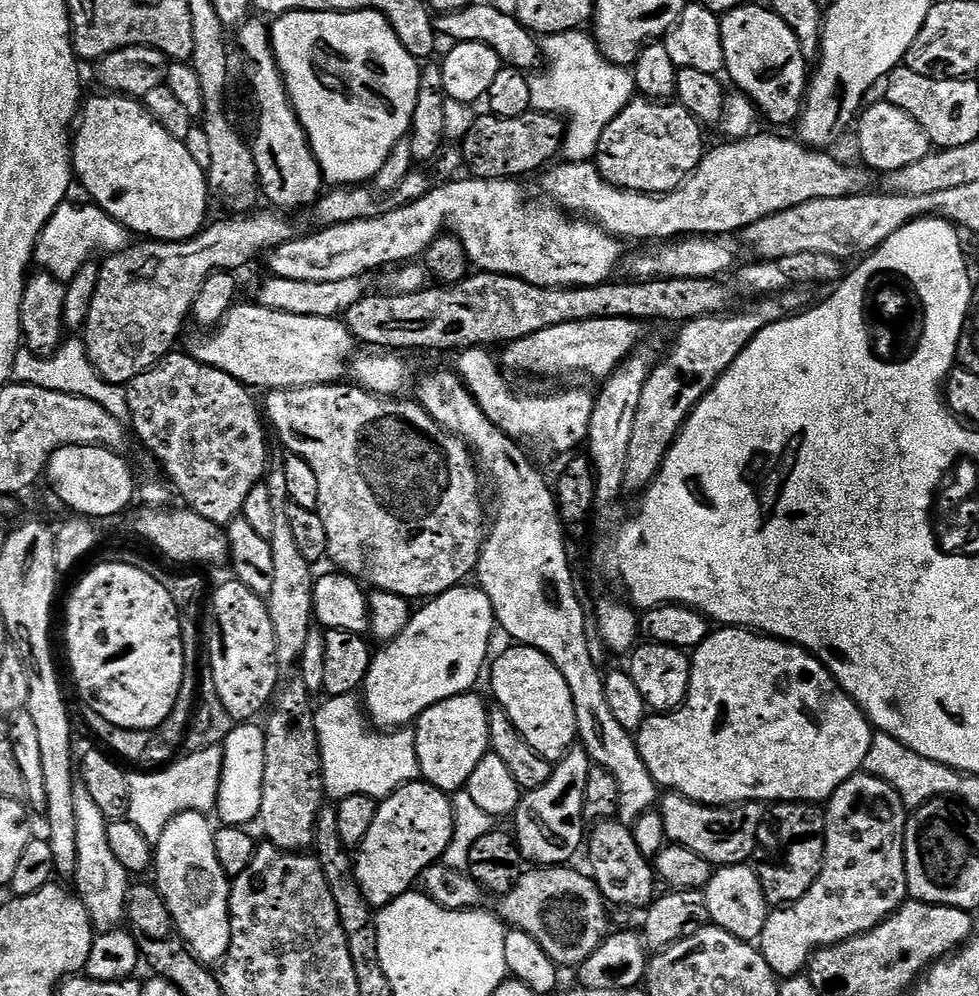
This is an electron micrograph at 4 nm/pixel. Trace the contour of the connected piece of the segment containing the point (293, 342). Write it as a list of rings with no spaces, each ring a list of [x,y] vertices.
[[[237,302],[224,315],[223,322],[201,340],[196,340],[190,354],[199,364],[222,370],[230,378],[240,381],[249,389],[264,388],[309,388],[315,384],[335,384],[345,379],[353,359],[354,341],[350,330],[340,318],[306,318],[302,314],[282,314],[278,310],[261,308],[259,303],[243,304]]]

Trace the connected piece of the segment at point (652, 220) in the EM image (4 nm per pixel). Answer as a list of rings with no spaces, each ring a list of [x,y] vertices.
[[[753,134],[724,143],[728,144],[709,147],[700,165],[681,185],[660,195],[617,188],[604,179],[592,162],[557,163],[539,177],[540,184],[551,203],[578,218],[592,221],[624,242],[668,242],[690,236],[740,234],[754,222],[802,202],[854,196],[869,187],[869,173],[863,167],[839,164],[834,157],[828,156],[832,154],[813,150],[796,138],[787,140],[784,136]]]

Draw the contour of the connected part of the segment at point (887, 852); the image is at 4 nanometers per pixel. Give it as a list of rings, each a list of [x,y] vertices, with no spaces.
[[[852,776],[828,797],[824,812],[824,865],[814,886],[798,902],[773,907],[766,926],[762,926],[758,947],[777,977],[801,975],[818,949],[877,928],[909,899],[904,869],[904,828],[908,817],[899,794],[877,776]]]

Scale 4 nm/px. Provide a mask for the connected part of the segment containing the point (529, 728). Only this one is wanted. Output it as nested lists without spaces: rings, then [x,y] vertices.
[[[511,646],[492,664],[492,692],[496,695],[495,703],[503,708],[504,713],[514,722],[514,726],[520,731],[520,736],[533,750],[544,760],[561,760],[566,753],[572,751],[577,743],[576,719],[574,718],[574,698],[570,698],[570,686],[566,686],[566,678],[558,674],[558,666],[533,648],[523,646]]]

